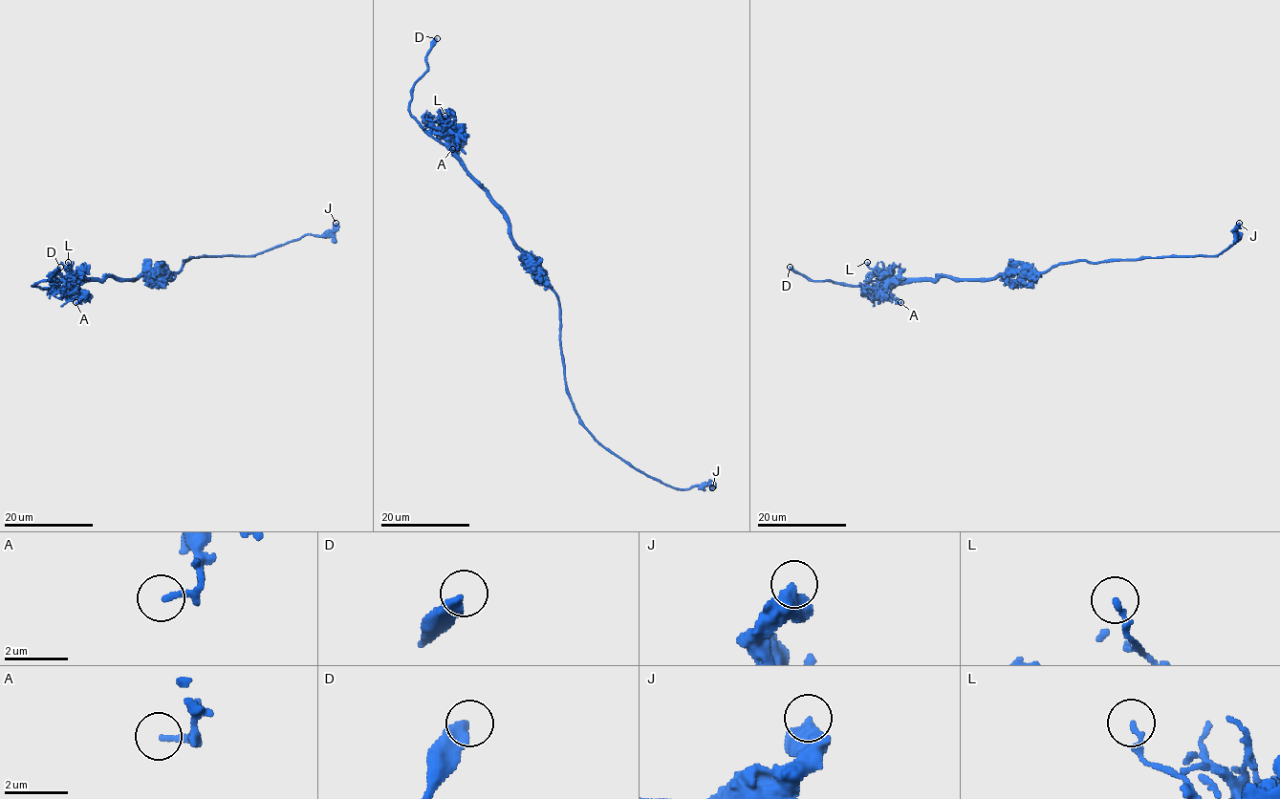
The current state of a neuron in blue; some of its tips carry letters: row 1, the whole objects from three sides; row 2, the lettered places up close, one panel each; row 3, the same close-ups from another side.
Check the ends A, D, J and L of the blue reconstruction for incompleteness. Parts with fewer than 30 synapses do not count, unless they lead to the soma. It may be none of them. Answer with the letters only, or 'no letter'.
D

